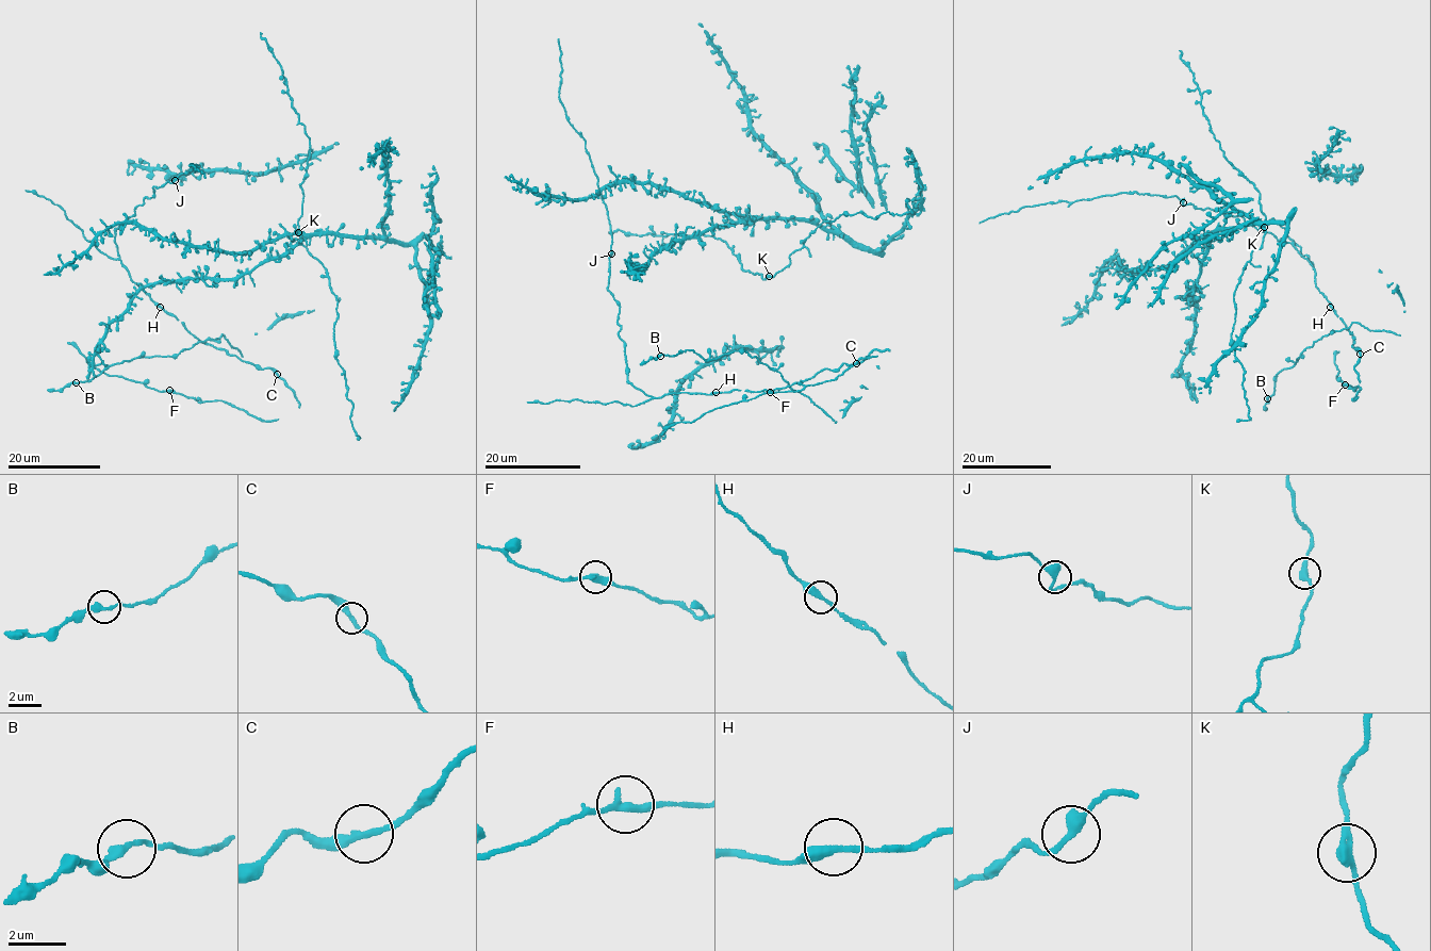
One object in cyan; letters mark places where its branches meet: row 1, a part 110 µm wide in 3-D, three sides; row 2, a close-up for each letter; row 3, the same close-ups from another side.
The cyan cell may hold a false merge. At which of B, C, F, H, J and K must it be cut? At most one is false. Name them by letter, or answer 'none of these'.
none of these

